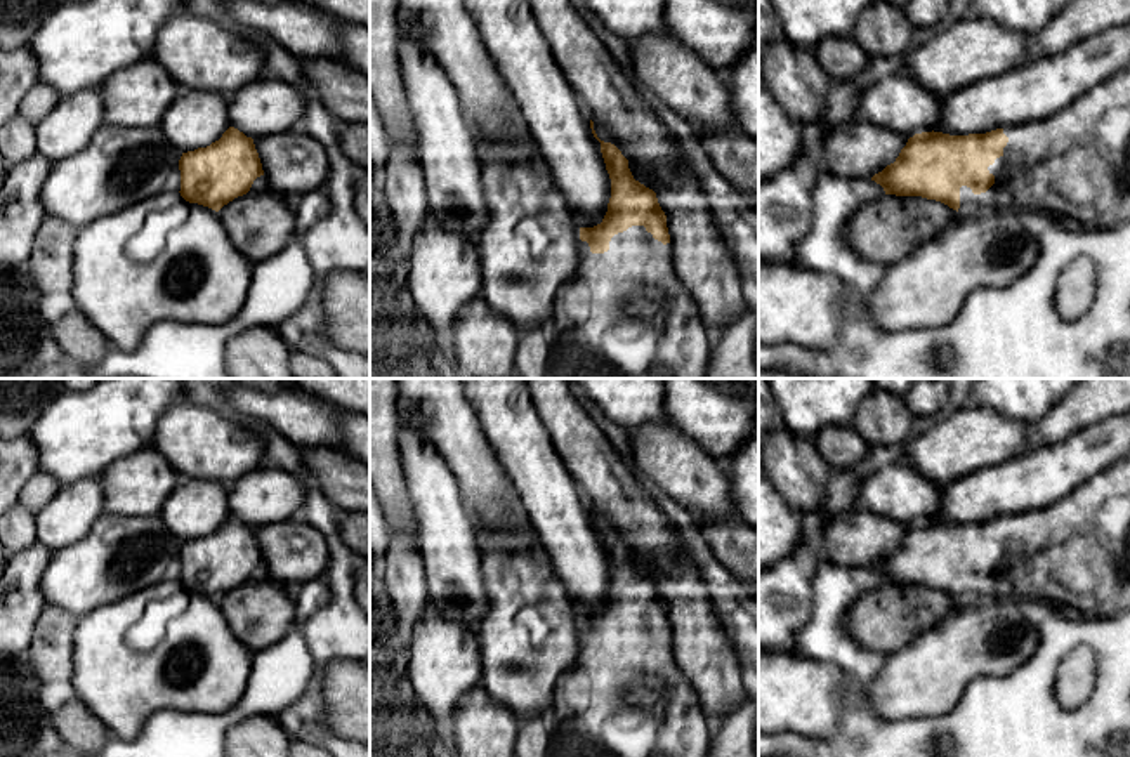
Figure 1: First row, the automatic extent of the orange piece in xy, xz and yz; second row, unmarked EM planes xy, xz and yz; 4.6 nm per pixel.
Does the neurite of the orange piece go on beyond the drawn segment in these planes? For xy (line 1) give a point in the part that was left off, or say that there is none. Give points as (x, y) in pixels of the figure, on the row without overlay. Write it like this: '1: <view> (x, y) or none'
1: none

